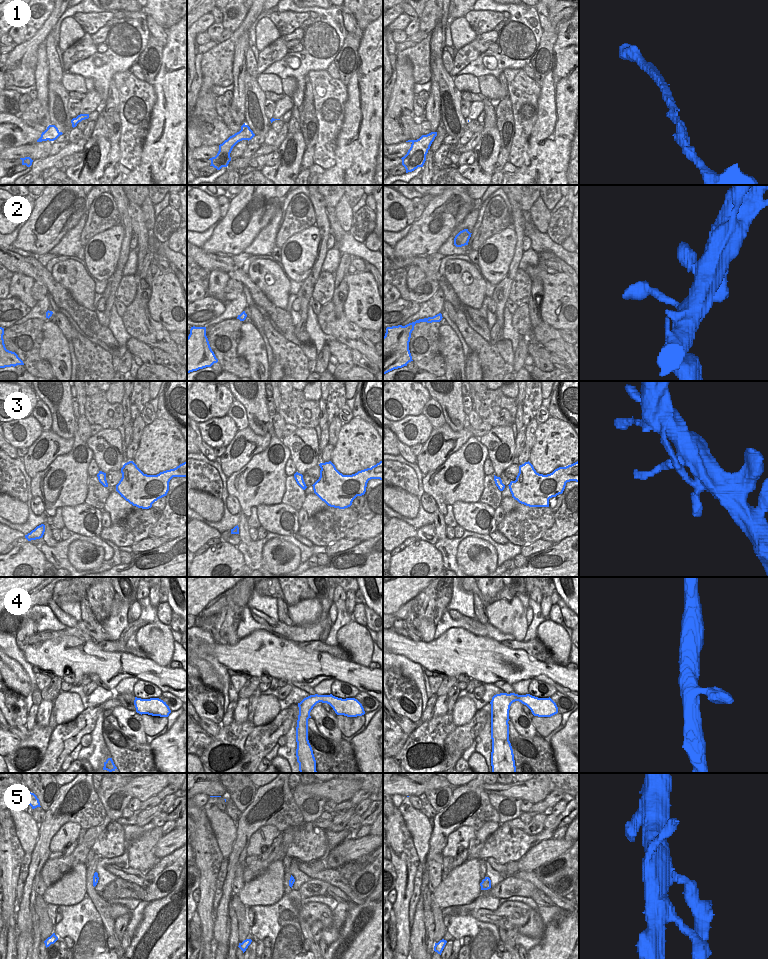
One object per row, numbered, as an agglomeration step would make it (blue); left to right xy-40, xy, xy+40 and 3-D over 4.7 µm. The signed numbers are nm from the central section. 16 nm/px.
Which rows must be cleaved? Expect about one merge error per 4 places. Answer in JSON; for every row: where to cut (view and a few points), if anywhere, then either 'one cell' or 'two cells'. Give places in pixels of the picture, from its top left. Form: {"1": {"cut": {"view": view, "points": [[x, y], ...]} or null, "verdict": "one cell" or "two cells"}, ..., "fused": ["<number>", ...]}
{"1": {"cut": null, "verdict": "one cell"}, "2": {"cut": null, "verdict": "one cell"}, "3": {"cut": null, "verdict": "one cell"}, "4": {"cut": null, "verdict": "one cell"}, "5": {"cut": null, "verdict": "one cell"}, "fused": []}

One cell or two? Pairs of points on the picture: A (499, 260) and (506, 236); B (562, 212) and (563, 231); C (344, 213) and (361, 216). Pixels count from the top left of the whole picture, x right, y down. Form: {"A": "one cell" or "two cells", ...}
{"A": "one cell", "B": "one cell", "C": "two cells"}

